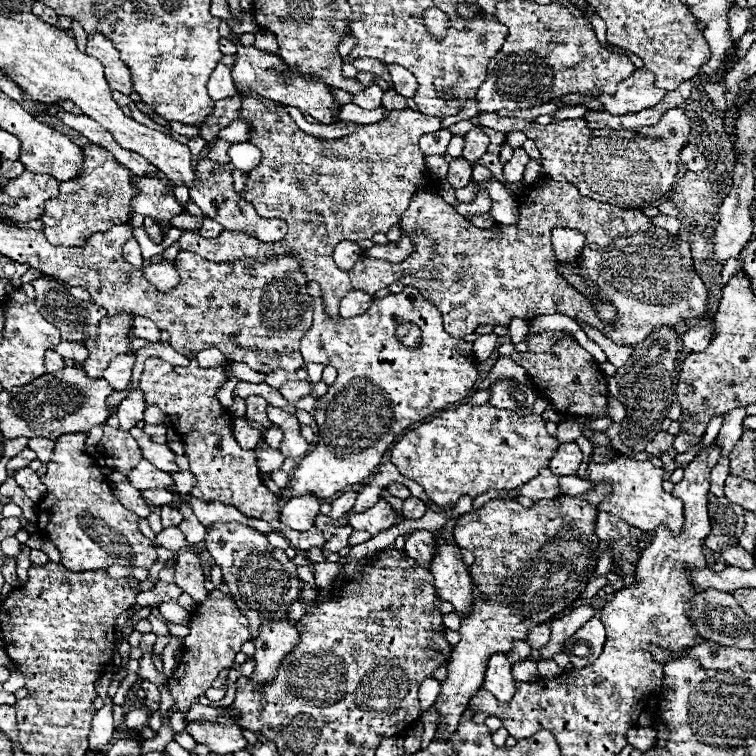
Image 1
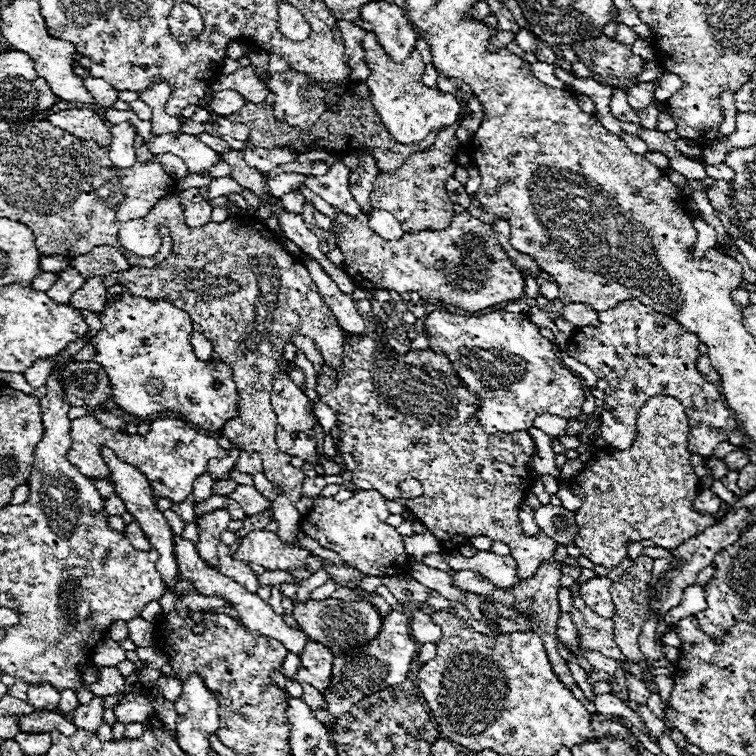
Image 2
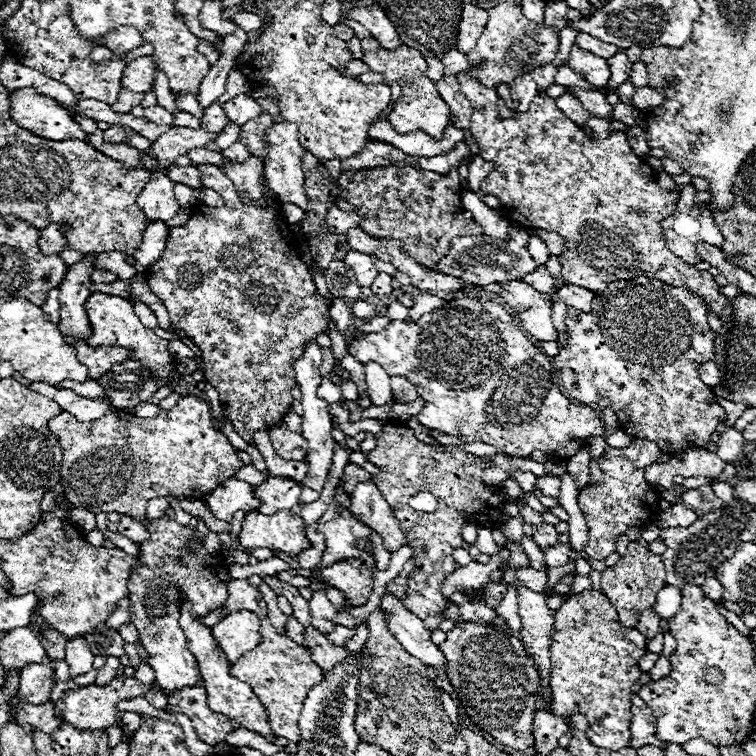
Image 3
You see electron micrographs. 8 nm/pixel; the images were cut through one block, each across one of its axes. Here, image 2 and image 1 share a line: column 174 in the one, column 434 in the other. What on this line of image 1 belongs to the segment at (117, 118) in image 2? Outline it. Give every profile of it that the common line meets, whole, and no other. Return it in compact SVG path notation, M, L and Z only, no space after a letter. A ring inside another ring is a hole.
M438 130L438 132L432 132L432 134L424 134L420 138L420 150L424 152L424 156L432 156L432 154L444 156L450 138L452 138L452 134L448 130Z

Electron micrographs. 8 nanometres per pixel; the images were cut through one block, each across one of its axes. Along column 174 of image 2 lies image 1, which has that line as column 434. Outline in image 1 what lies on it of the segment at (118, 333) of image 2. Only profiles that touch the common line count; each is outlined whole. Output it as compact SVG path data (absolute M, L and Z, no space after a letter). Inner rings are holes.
M404 286L400 294L388 294L382 300L374 300L370 306L370 314L366 312L354 318L326 316L320 298L312 298L312 308L314 324L306 332L306 338L302 338L300 352L306 364L316 362L324 366L334 366L338 370L338 376L336 382L328 388L328 392L318 398L318 406L314 410L314 420L320 430L318 446L298 462L288 486L280 490L278 500L290 500L306 494L324 500L342 492L346 486L360 484L364 478L372 476L378 470L382 456L390 450L396 438L404 434L410 424L464 400L478 378L472 344L458 338L450 338L450 334L446 334L442 328L442 316L438 308L426 302L422 294L412 286ZM408 320L418 324L422 330L422 344L418 348L406 348L394 336L396 326Z

